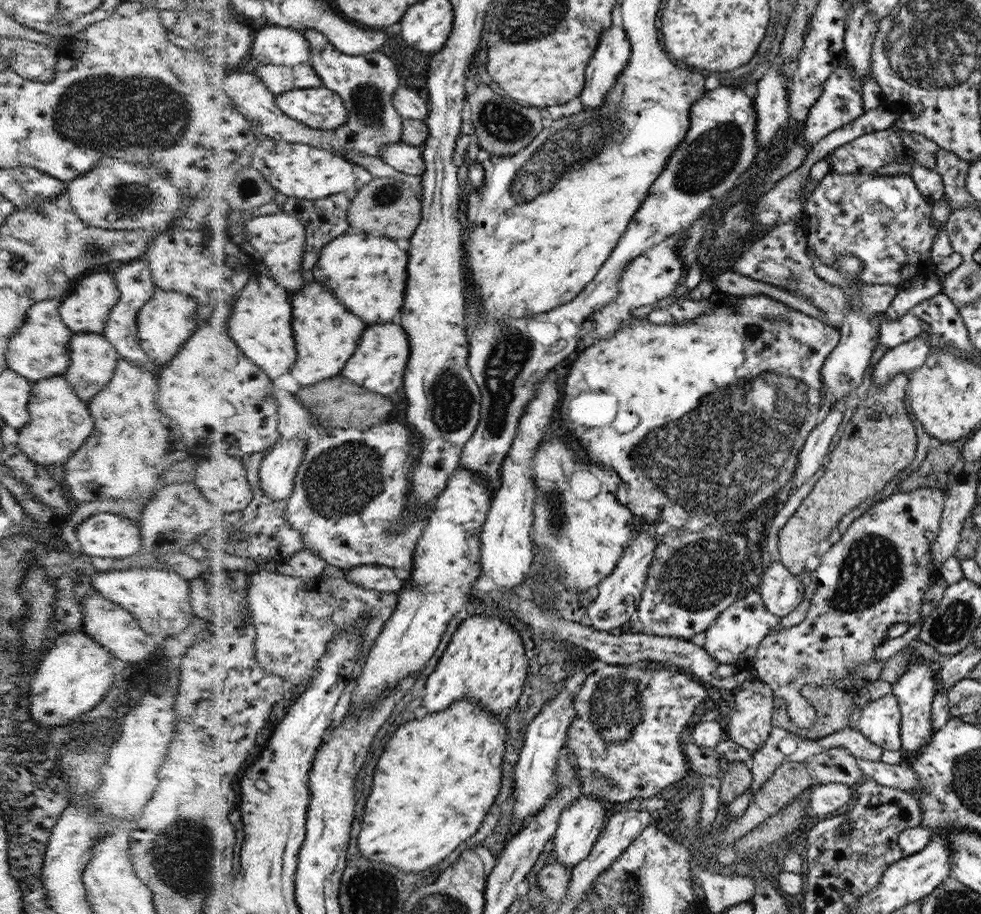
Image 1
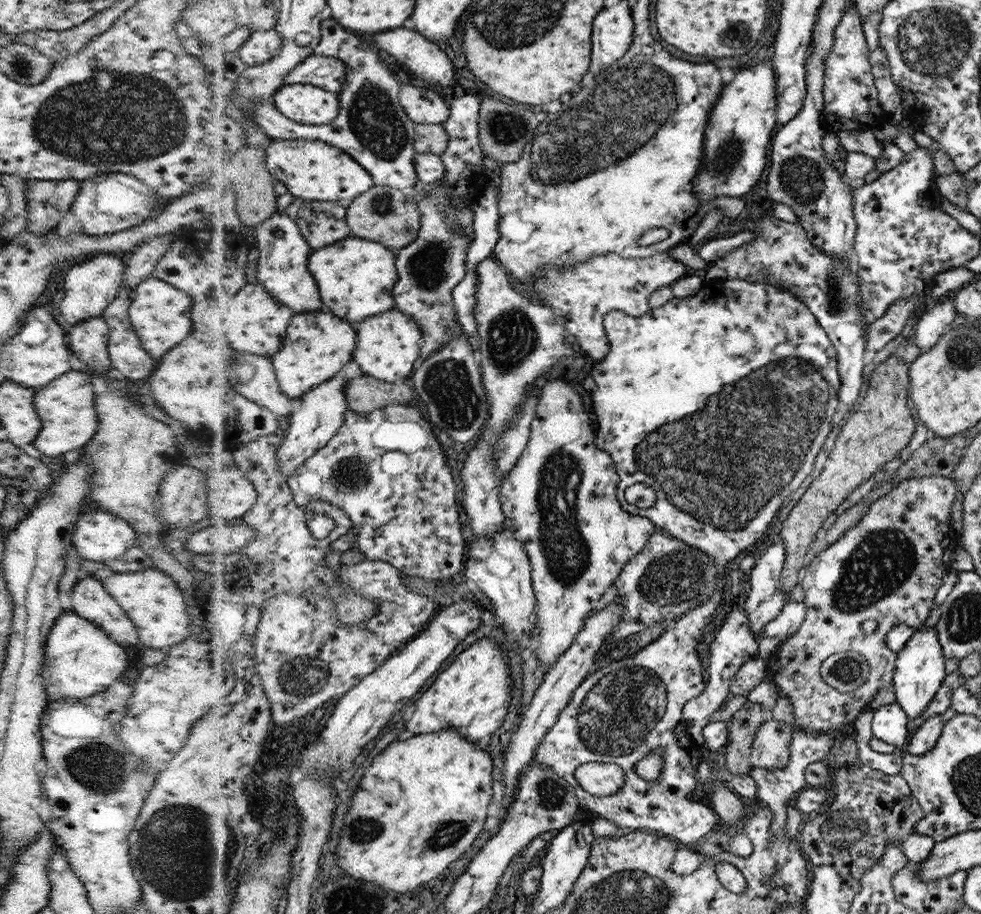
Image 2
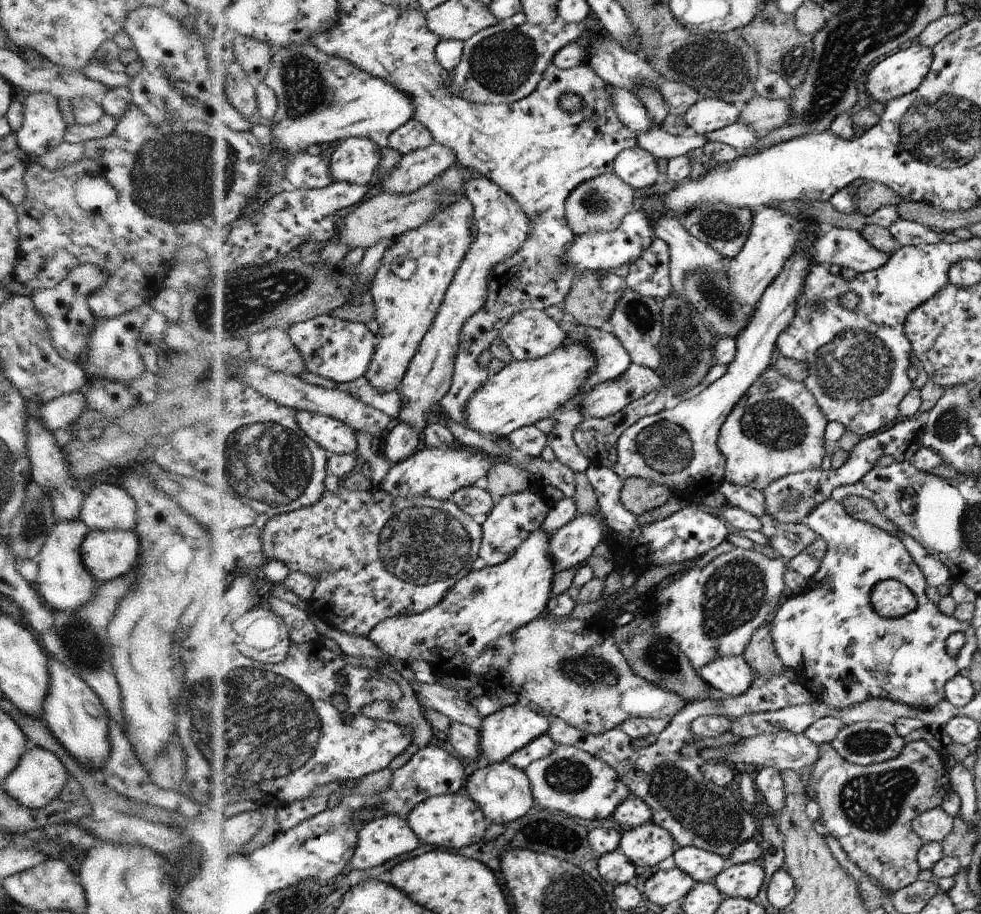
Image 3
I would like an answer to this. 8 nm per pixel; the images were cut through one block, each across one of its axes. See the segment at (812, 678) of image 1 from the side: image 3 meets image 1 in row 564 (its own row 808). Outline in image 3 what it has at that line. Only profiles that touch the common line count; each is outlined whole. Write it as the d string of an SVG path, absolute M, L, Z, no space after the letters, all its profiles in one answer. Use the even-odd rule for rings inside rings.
M919 740L905 743L895 759L871 765L855 765L842 758L831 743L818 746L819 757L814 761L806 794L813 804L818 804L819 820L826 828L827 835L837 838L849 859L886 892L891 893L912 884L921 871L917 854L925 844L921 835L913 829L913 822L926 811L940 807L953 790L949 768L942 762L943 756L928 742Z

